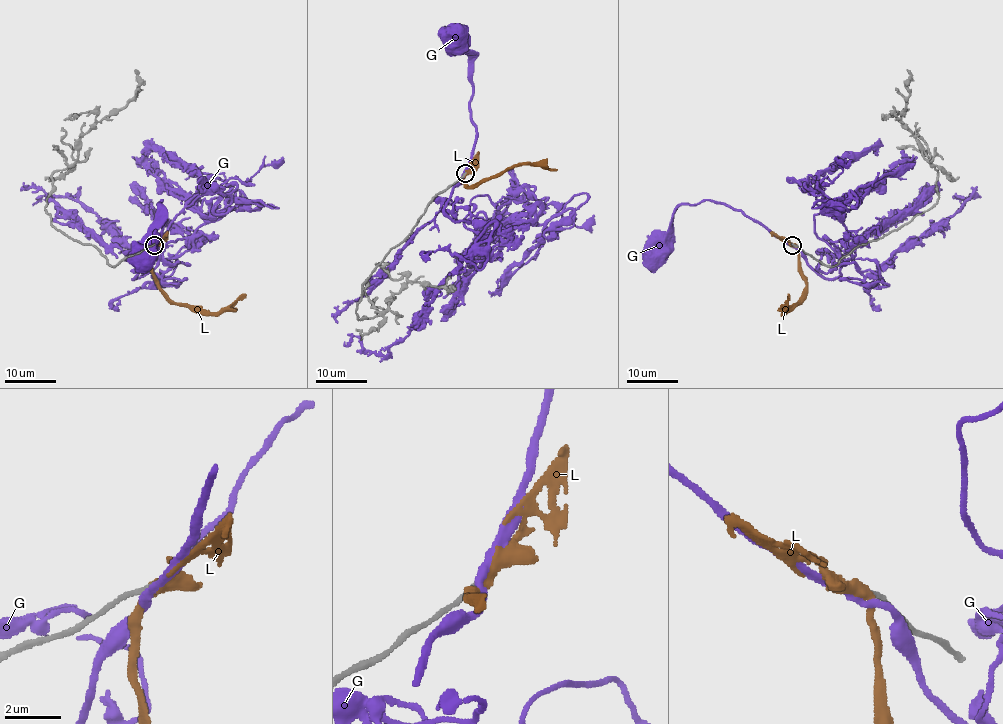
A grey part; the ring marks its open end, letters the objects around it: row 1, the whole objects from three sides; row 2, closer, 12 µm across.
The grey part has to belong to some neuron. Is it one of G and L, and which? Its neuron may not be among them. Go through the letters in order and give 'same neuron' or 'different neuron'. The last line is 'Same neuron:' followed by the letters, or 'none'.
G: same neuron
L: different neuron
Same neuron: G

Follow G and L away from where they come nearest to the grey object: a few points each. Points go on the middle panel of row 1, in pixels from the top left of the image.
G: (464, 175), (476, 137), (476, 126), (471, 121), (469, 41), (452, 30)
L: (464, 175), (461, 180), (467, 186), (475, 186), (483, 179), (524, 163), (539, 163), (549, 170), (557, 170)

